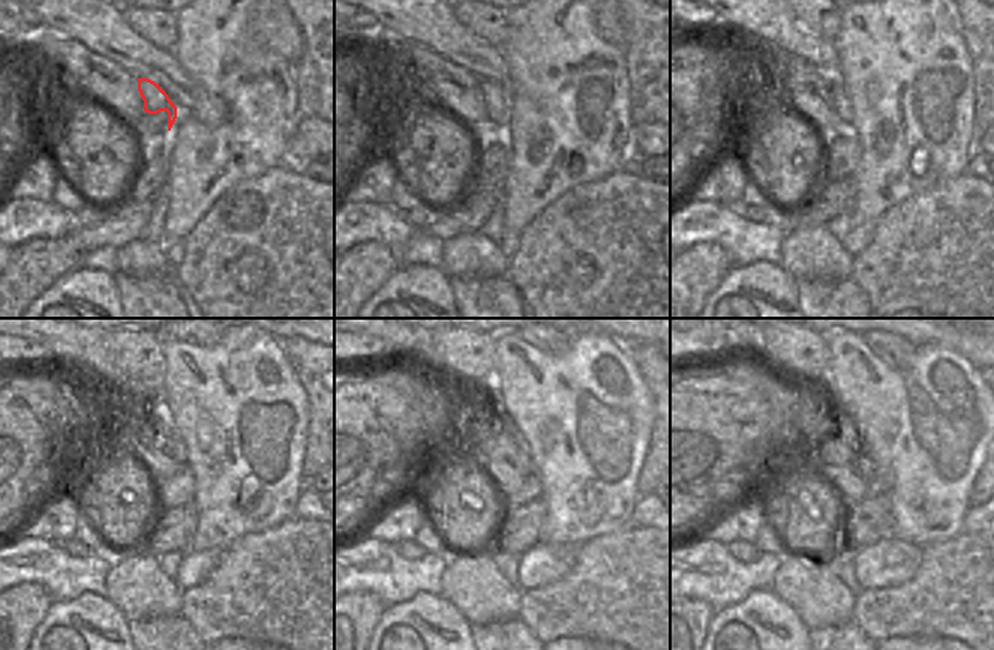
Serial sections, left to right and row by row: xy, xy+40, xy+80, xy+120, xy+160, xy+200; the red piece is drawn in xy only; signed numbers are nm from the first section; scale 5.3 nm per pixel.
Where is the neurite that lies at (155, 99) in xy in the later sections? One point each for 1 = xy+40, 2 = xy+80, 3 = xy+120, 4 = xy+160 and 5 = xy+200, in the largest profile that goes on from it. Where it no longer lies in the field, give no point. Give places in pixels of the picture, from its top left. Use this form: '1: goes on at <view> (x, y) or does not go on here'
1: goes on at xy+40 (498, 102)
2: goes on at xy+80 (841, 102)
3: goes on at xy+120 (159, 412)
4: goes on at xy+160 (523, 463)
5: goes on at xy+200 (861, 464)

